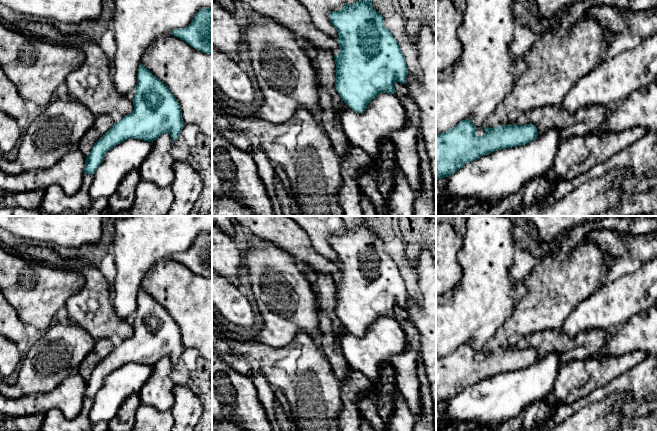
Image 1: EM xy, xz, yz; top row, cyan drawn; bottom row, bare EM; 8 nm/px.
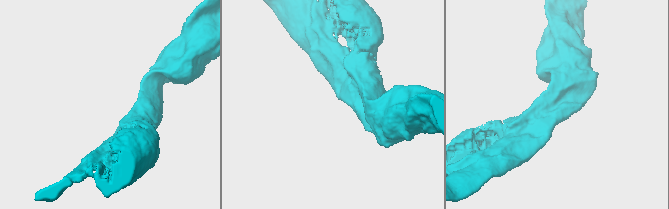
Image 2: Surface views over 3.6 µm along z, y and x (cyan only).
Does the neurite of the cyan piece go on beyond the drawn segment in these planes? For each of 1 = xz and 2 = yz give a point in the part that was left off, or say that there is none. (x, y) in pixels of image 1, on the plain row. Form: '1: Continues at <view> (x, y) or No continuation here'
1: No continuation here
2: No continuation here

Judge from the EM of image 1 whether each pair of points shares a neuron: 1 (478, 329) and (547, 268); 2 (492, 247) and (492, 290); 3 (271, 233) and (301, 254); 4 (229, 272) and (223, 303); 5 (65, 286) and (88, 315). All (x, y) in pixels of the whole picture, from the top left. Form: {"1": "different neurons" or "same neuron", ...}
{"1": "different neurons", "2": "same neuron", "3": "same neuron", "4": "different neurons", "5": "different neurons"}

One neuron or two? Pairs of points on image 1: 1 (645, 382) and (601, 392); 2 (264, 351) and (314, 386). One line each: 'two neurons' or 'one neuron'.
1: one neuron
2: one neuron

